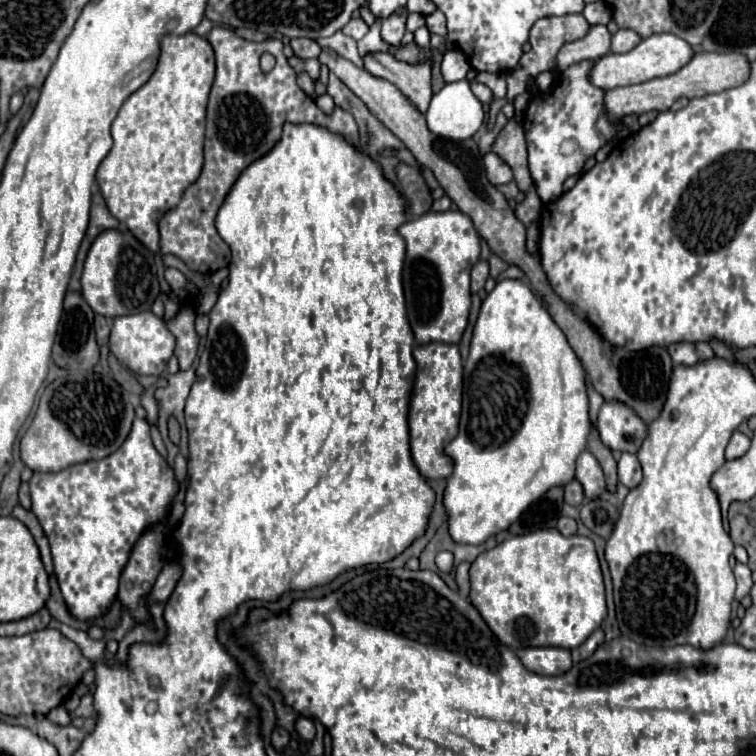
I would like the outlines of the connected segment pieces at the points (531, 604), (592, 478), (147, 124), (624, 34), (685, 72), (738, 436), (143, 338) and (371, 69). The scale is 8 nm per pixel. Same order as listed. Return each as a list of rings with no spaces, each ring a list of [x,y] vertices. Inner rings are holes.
[[[557,528],[513,536],[479,554],[471,564],[469,598],[487,626],[493,630],[493,634],[505,646],[511,646],[515,650],[527,646],[559,646],[573,650],[581,646],[607,616],[605,586],[593,540],[579,534],[563,536]]]
[[[585,450],[579,458],[577,458],[577,476],[575,476],[583,490],[585,490],[585,496],[589,500],[593,498],[599,498],[603,492],[605,492],[605,476],[603,476],[603,470],[597,462],[597,458]]]
[[[189,32],[185,36],[165,36],[161,42],[161,58],[153,76],[135,90],[121,106],[111,126],[113,148],[97,170],[97,182],[101,194],[109,206],[109,212],[125,224],[133,236],[149,250],[159,252],[159,218],[181,200],[187,186],[191,186],[203,168],[203,138],[205,138],[205,110],[209,90],[215,78],[215,56],[207,38]]]
[[[617,30],[611,40],[611,52],[629,52],[641,42],[641,36],[635,30]]]
[[[701,52],[691,58],[687,66],[683,66],[679,72],[663,76],[663,78],[653,78],[643,84],[633,84],[633,86],[623,86],[623,88],[613,88],[605,96],[605,106],[607,114],[611,120],[623,118],[625,114],[643,114],[649,110],[669,110],[677,98],[699,98],[705,94],[715,94],[721,90],[729,90],[733,86],[741,86],[749,78],[749,58],[745,54],[709,54]]]
[[[737,430],[737,432],[731,436],[731,442],[729,442],[727,452],[725,452],[725,458],[727,458],[727,460],[735,460],[735,458],[743,456],[743,454],[749,450],[749,446],[751,446],[749,436],[745,436],[743,432]]]
[[[139,312],[129,316],[117,316],[113,320],[111,336],[109,336],[109,348],[117,356],[121,364],[131,368],[135,374],[141,376],[161,376],[167,368],[169,358],[175,350],[175,338],[167,330],[163,318],[157,318],[153,312]]]
[[[381,52],[365,58],[365,70],[377,78],[393,82],[421,114],[427,112],[433,90],[431,90],[431,62],[425,64],[407,64],[395,60],[393,54]]]

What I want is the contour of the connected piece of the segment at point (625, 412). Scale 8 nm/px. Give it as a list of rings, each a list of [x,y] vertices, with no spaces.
[[[605,400],[601,404],[597,430],[601,442],[609,450],[635,454],[647,438],[647,428],[649,426],[637,416],[637,412],[623,402]]]

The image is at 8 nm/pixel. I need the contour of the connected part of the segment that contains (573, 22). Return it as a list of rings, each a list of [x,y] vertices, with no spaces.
[[[567,14],[567,16],[553,16],[553,18],[543,18],[543,20],[537,20],[531,28],[531,38],[529,38],[529,44],[531,44],[531,50],[523,54],[519,66],[507,74],[507,94],[503,99],[494,99],[490,103],[489,109],[489,122],[487,125],[488,130],[492,130],[496,121],[497,114],[501,111],[502,107],[507,102],[513,102],[515,96],[523,94],[527,90],[527,80],[529,76],[537,76],[539,72],[545,72],[545,70],[555,70],[557,62],[555,62],[555,56],[557,52],[561,50],[563,44],[567,42],[575,42],[575,40],[581,40],[585,34],[589,32],[589,24],[587,20],[583,18],[583,14]]]

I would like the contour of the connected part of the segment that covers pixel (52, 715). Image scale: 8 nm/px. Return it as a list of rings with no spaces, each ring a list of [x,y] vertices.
[[[57,706],[57,708],[53,708],[53,710],[47,714],[47,718],[49,718],[51,722],[55,722],[55,724],[61,724],[61,726],[67,726],[67,724],[71,722],[71,718],[69,718],[69,712],[67,712],[63,706]]]

